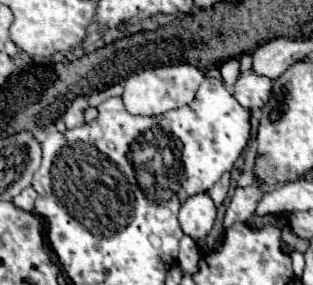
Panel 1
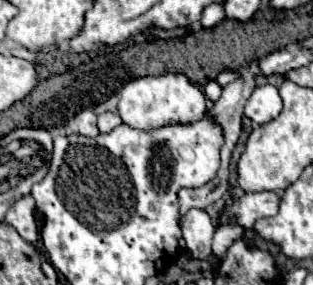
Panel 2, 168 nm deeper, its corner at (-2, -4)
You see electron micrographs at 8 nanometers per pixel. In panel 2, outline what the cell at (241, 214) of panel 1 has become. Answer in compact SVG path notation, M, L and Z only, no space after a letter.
M234 221L228 223L228 225L220 225L216 229L216 233L214 233L214 245L212 245L214 257L218 261L222 261L224 255L226 255L226 251L228 251L228 247L230 247L230 243L234 243L236 239L240 239L242 233L244 233L242 227L238 227Z

